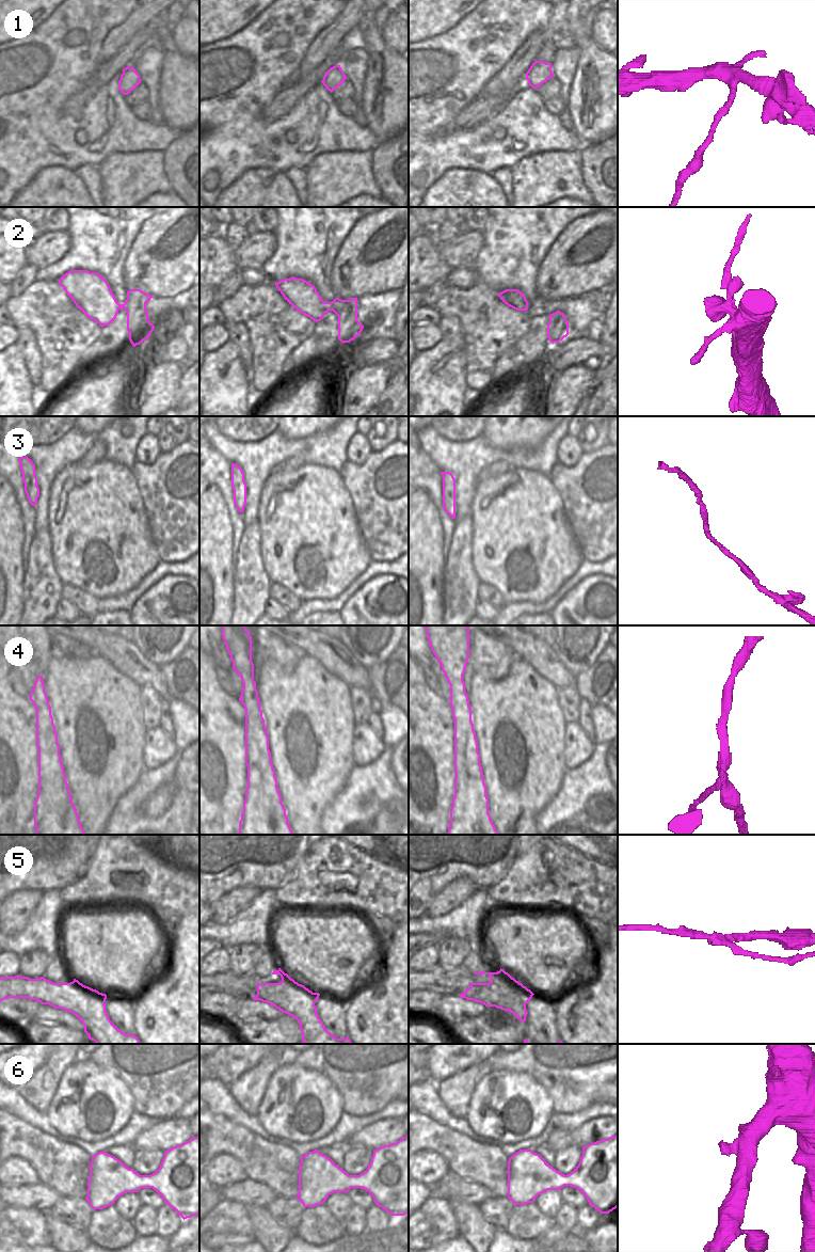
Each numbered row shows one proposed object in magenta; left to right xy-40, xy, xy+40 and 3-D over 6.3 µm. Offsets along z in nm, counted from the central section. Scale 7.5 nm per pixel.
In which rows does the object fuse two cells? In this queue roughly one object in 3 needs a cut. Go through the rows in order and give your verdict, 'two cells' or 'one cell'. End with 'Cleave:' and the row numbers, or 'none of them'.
1: two cells
2: two cells
3: one cell
4: one cell
5: two cells
6: one cell
Cleave: 1, 2, 5

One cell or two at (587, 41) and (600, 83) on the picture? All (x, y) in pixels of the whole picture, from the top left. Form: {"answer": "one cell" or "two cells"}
{"answer": "one cell"}

